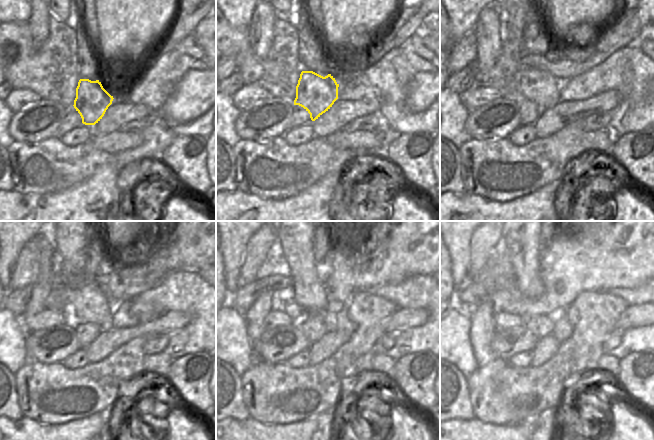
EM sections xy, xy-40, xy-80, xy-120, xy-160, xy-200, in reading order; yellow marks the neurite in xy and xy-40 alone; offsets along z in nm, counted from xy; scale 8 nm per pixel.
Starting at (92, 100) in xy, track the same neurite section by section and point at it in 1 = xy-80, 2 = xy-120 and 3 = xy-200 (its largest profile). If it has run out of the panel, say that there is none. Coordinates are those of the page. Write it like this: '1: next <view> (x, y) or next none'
1: next xy-80 (543, 89)
2: next xy-120 (90, 304)
3: next xy-200 (522, 241)

